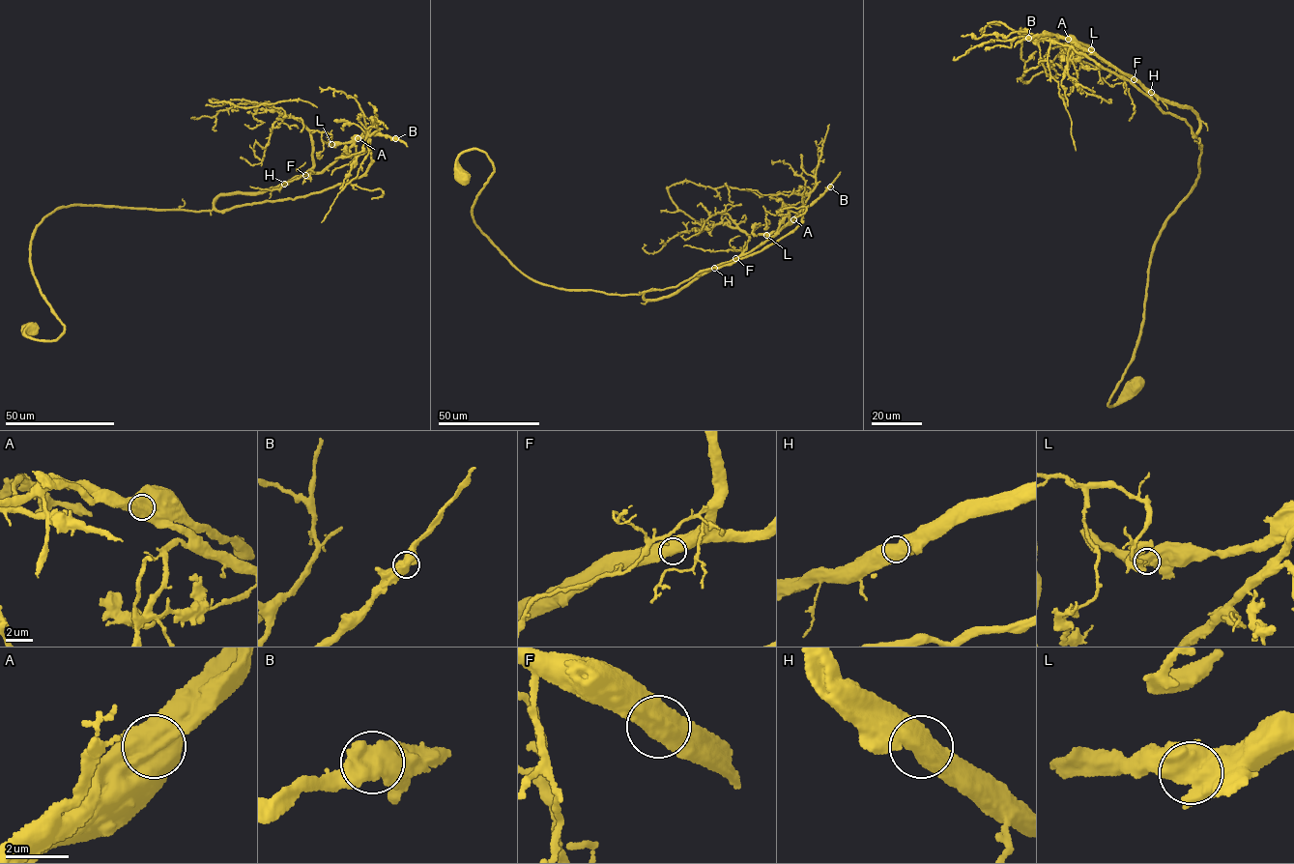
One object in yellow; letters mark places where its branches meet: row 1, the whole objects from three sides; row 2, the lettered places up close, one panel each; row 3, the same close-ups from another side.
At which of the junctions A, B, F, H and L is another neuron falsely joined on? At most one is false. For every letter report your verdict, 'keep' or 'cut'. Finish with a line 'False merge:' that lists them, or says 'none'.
A: cut
B: keep
F: keep
H: keep
L: keep
False merge: A

